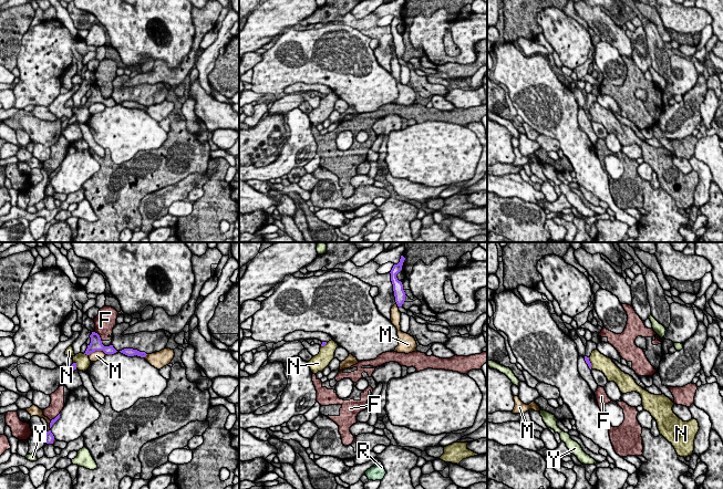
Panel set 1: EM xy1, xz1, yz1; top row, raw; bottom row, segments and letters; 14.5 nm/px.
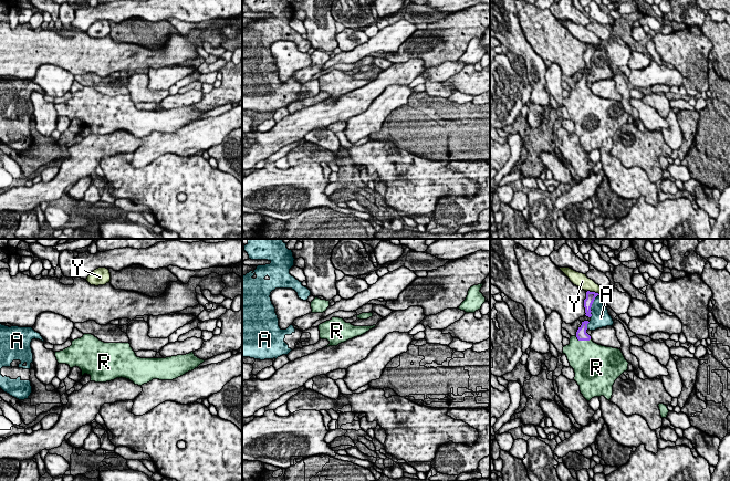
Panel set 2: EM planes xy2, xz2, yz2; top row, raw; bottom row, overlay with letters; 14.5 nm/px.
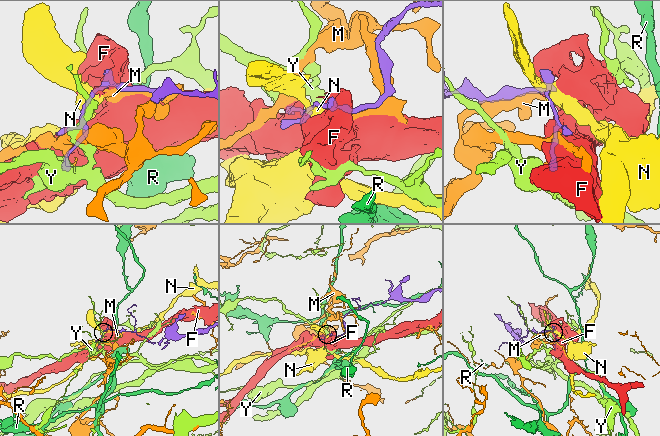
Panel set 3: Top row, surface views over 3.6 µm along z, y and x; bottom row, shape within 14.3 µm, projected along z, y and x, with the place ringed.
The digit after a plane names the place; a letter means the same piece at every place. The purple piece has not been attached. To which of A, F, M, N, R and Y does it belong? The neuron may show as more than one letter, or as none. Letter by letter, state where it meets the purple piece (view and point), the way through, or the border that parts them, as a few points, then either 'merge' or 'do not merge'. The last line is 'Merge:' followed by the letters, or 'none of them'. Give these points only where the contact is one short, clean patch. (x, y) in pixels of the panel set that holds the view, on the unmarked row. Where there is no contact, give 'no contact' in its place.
A: yz2 (591, 59) | do not merge
F: xy1 (99, 87) | do not merge
M: xy1 (96, 102) | do not merge
N: xy1 (86, 106) | along xy1 (84, 105), (88, 107) | do not merge
R: yz2 (583, 92) | across yz2 (581, 86), (583, 92), (584, 108) | merge
Y: yz2 (593, 44) | along yz2 (586, 43), (600, 46) | do not merge
Merge: R

